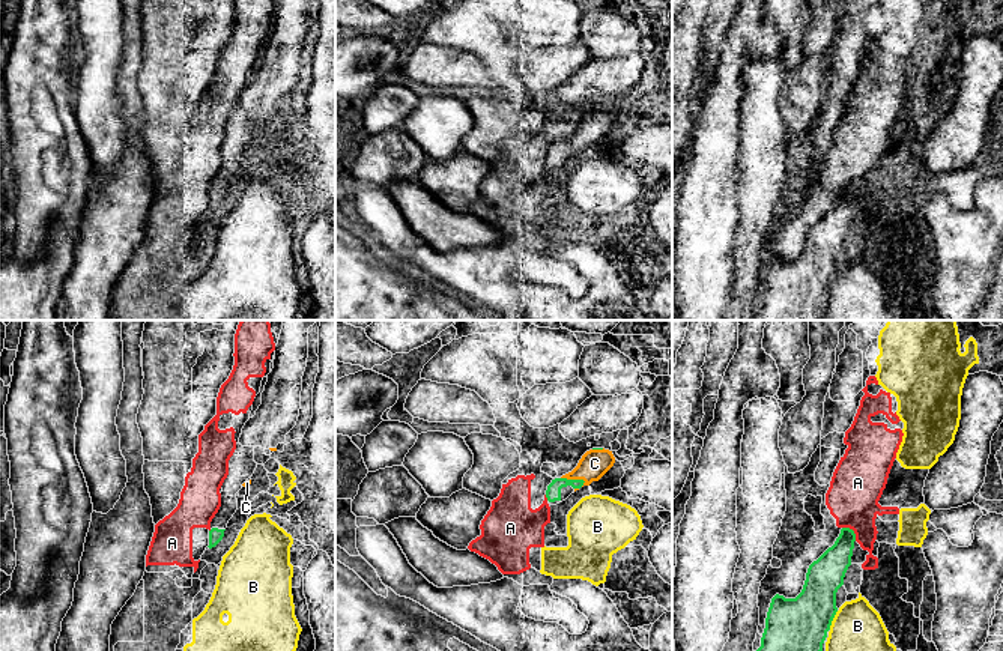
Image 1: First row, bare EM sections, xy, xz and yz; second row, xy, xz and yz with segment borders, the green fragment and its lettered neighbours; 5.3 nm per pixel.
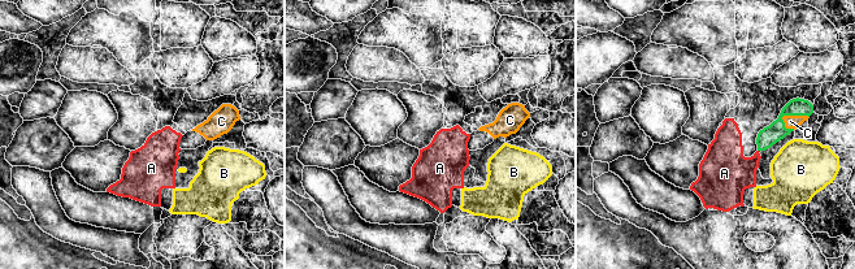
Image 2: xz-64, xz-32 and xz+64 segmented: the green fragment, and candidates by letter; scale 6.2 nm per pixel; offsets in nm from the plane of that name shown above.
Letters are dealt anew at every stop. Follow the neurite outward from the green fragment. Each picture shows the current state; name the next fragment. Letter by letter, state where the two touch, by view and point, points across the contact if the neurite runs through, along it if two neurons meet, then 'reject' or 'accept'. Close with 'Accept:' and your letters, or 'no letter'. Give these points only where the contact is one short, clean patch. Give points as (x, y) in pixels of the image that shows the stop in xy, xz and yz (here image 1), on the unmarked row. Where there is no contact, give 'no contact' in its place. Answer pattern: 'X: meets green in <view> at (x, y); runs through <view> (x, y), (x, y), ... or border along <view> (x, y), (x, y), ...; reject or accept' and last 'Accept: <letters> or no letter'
A: meets green in yz at (853, 194); reject
B: meets green in yz at (832, 283); reject
C: meets green in xz at (573, 143); accept
Accept: C

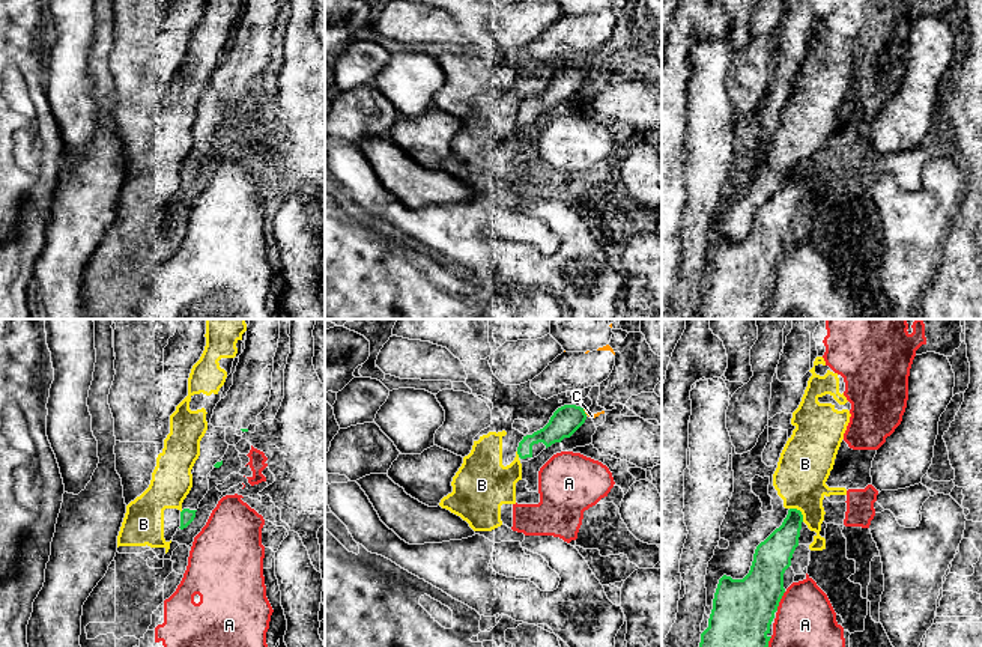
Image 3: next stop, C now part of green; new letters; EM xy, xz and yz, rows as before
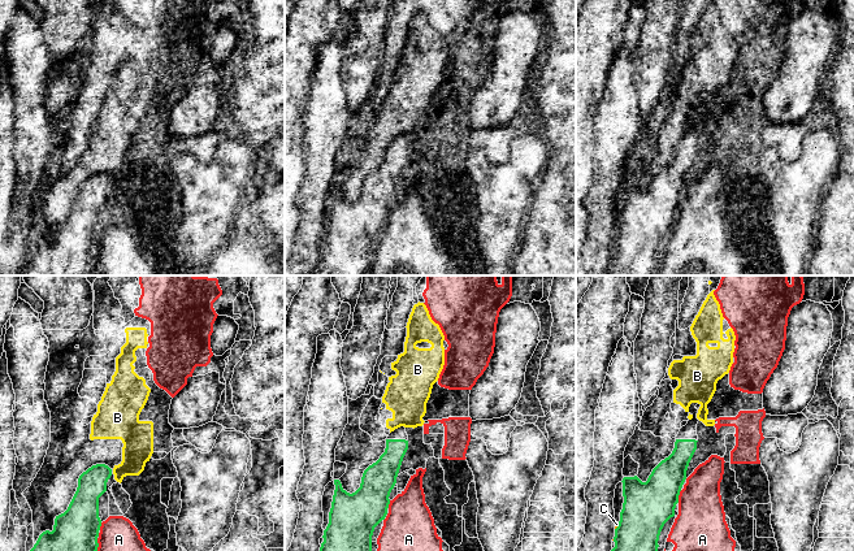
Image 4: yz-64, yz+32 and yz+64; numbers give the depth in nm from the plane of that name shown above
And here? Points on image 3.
A: meets green in yz at (779, 264); reject
B: meets green in yz at (800, 175); reject
C: meets green in xz at (584, 74); reject
Accept: no letter

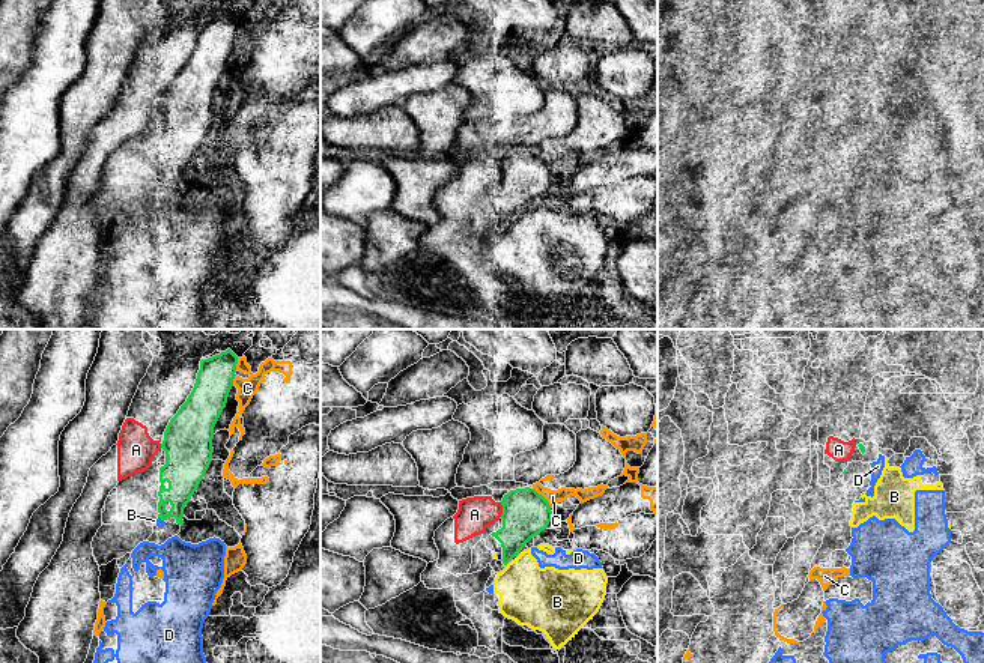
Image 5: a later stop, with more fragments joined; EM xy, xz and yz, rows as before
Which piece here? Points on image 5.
A: meets green in xz at (503, 173); reject
B: meets green in xz at (507, 226); reject
C: meets green in xz at (543, 161); reject
D: meets green in xy at (161, 182); reject
Accept: no letter

